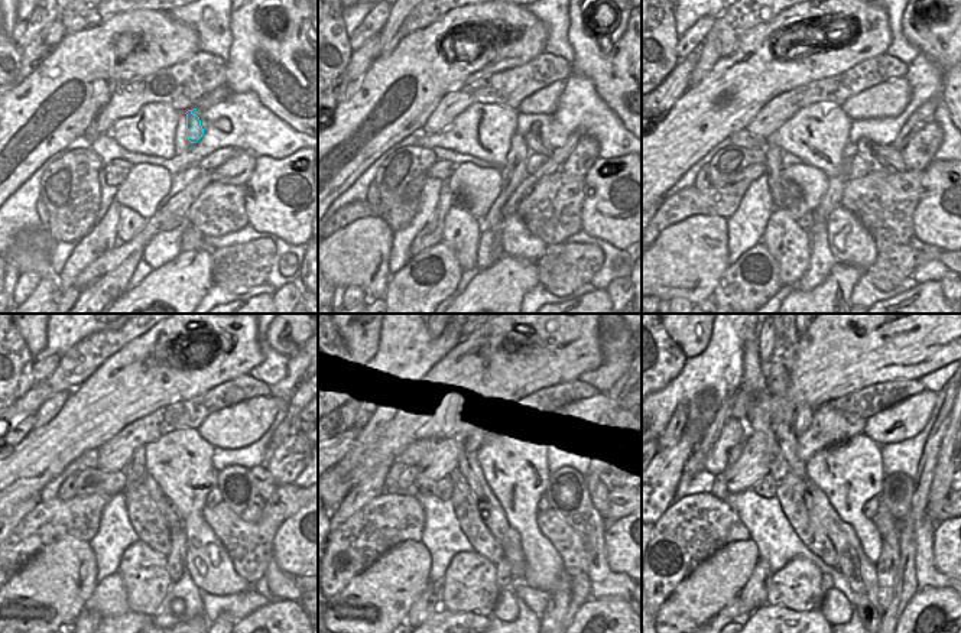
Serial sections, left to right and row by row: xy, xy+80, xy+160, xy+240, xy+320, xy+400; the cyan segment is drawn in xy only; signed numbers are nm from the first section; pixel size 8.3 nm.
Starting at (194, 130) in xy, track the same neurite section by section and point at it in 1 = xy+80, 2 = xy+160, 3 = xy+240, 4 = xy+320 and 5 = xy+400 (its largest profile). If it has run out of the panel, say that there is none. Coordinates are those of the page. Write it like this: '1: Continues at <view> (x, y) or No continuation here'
1: Continues at xy+80 (532, 139)
2: Continues at xy+160 (890, 153)
3: Continues at xy+240 (266, 484)
4: Continues at xy+320 (598, 489)
5: Continues at xy+400 (935, 510).

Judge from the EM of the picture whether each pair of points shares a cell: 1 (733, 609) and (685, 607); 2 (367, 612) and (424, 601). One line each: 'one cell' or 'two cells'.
1: two cells
2: two cells

